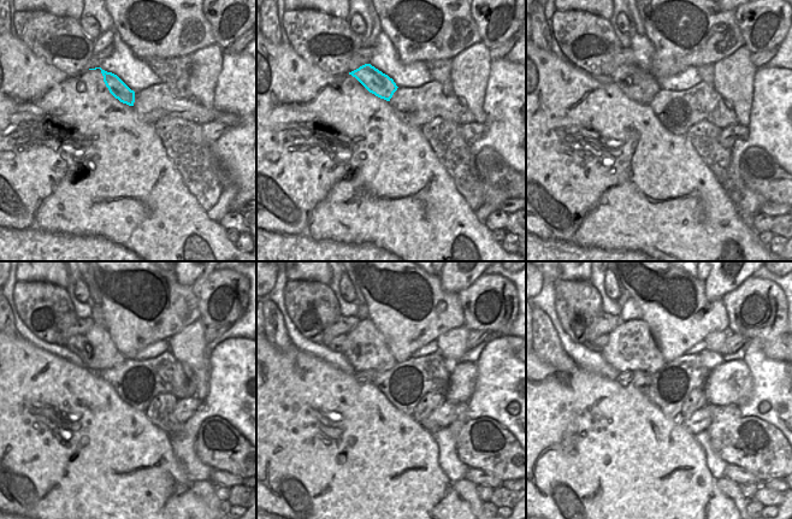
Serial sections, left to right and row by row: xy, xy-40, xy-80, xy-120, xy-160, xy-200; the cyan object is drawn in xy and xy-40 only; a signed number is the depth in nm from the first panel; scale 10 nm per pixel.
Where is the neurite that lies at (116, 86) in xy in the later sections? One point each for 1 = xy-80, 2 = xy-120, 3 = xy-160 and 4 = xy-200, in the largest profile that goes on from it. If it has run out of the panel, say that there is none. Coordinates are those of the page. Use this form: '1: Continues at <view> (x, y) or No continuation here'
1: Continues at xy-80 (618, 76)
2: Continues at xy-120 (76, 343)
3: Continues at xy-160 (338, 343)
4: Continues at xy-200 (597, 344)

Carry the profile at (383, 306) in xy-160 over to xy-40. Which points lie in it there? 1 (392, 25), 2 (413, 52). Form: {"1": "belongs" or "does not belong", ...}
{"1": "belongs", "2": "belongs"}

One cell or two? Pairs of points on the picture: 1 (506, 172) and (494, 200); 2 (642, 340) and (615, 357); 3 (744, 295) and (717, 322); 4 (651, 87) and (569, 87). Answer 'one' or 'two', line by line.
1: two
2: one
3: two
4: two

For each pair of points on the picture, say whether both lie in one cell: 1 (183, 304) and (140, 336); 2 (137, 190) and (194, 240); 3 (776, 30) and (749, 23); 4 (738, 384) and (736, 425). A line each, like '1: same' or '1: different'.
1: same
2: same
3: same
4: different

